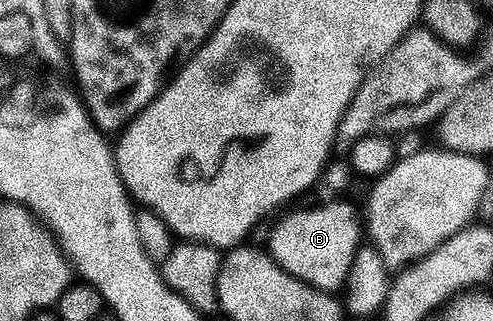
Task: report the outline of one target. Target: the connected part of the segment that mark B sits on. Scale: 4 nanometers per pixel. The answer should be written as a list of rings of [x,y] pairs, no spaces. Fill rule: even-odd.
[[[345,199],[329,200],[333,201],[317,205],[314,209],[297,209],[287,214],[270,231],[267,252],[292,277],[298,277],[314,289],[337,291],[344,286],[351,263],[362,244],[363,225],[359,220],[359,209],[355,206],[341,201]]]

